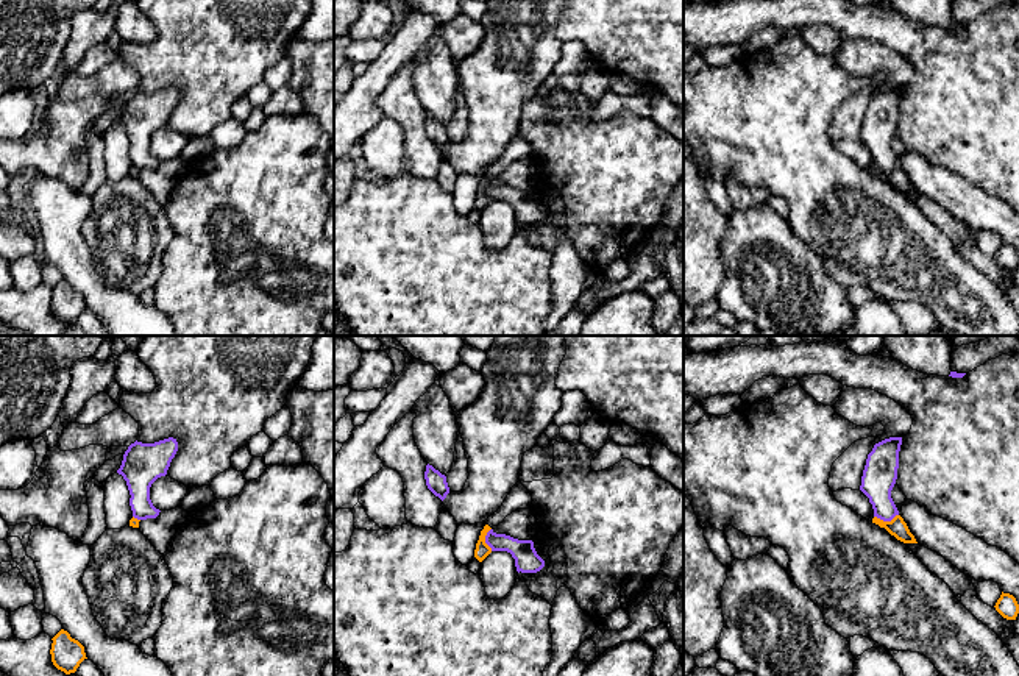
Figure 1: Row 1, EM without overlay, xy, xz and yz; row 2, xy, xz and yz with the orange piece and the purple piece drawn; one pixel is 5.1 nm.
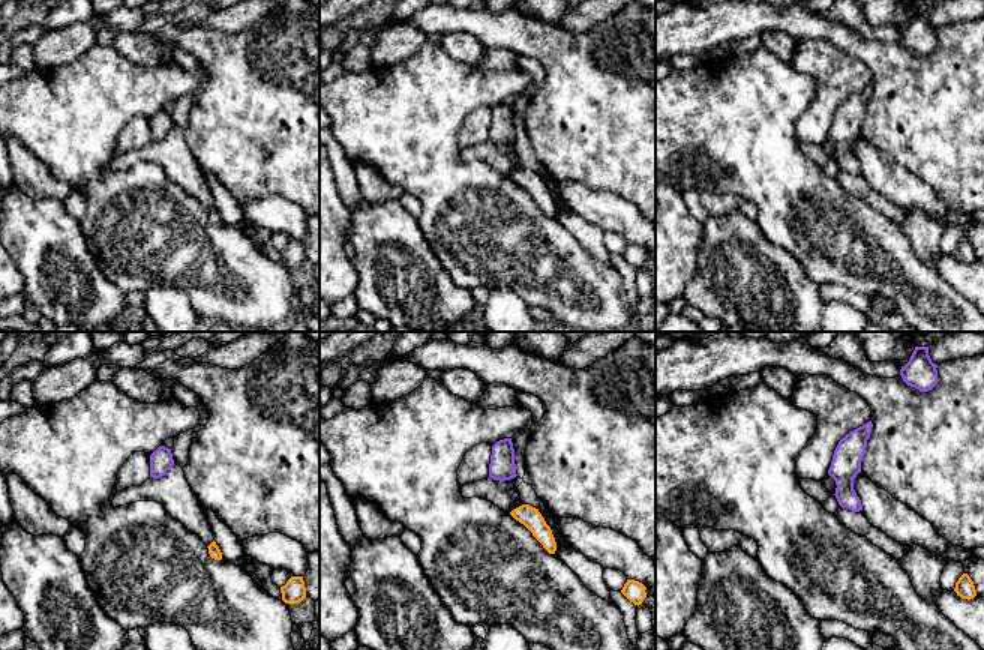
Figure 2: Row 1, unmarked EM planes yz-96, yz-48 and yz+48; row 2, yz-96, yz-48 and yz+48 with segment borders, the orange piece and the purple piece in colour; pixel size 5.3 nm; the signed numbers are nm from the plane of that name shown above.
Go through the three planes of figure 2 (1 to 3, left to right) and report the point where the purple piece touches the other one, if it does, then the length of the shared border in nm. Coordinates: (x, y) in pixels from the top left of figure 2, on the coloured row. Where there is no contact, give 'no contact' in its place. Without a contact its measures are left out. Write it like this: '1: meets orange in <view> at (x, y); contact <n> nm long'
1: no contact
2: no contact
3: no contact

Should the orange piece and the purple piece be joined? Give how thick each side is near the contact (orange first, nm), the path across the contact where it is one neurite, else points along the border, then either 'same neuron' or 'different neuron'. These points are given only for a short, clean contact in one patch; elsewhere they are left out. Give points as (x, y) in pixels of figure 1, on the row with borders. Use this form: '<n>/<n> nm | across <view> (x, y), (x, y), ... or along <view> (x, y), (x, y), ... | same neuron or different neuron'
90/180 nm | along yz (898, 514), (890, 520), (874, 517) | different neuron

